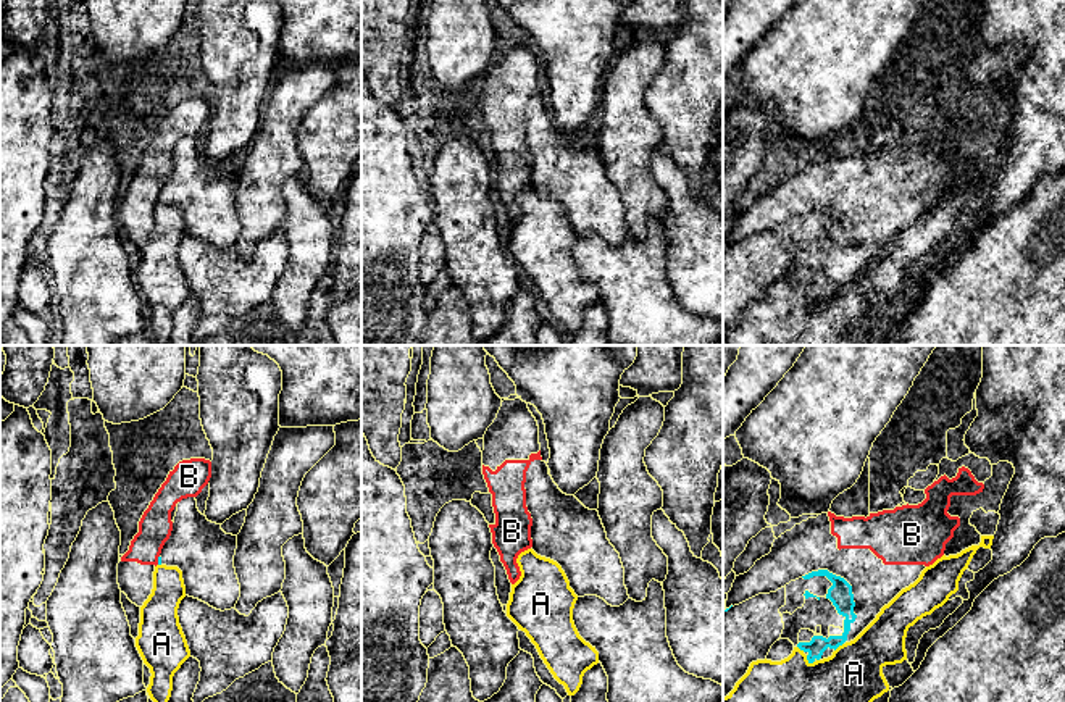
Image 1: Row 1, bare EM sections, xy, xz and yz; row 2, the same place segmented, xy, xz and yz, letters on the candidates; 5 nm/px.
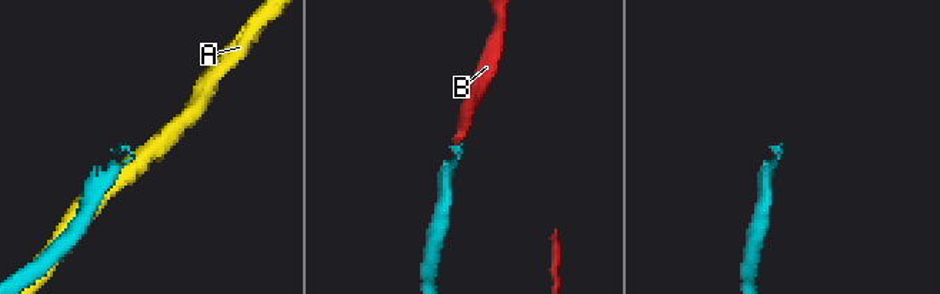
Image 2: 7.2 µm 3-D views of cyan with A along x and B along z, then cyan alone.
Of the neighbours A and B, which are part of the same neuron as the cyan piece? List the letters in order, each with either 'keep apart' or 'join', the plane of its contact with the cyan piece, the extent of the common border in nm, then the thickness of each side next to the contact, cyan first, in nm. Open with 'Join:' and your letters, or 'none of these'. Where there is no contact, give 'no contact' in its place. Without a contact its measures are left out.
Join: B
A: keep apart | yz | 60 nm | 90/280 nm
B: join | xy | 50 nm | 20/170 nm

